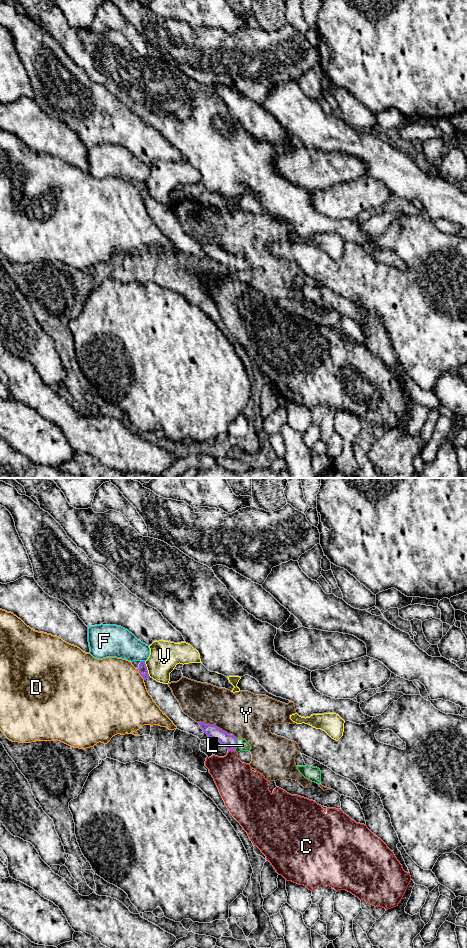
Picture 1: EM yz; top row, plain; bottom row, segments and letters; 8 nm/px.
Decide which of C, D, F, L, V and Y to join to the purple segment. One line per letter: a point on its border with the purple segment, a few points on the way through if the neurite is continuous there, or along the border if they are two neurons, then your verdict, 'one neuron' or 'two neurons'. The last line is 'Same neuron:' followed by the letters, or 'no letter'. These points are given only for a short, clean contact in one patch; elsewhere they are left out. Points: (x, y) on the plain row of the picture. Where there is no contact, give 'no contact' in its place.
C: contact yz (231, 270); two neurons
D: contact yz (140, 194); border yz (137, 189), (144, 199); two neurons
F: contact yz (143, 181); border yz (141, 180), (144, 181); two neurons
L: contact yz (236, 264); way yz (228, 261), (236, 264), (242, 265); one neuron
V: contact yz (146, 189); border yz (144, 181), (147, 193), (150, 196); two neurons
Y: contact yz (214, 245); two neurons
Same neuron: L

